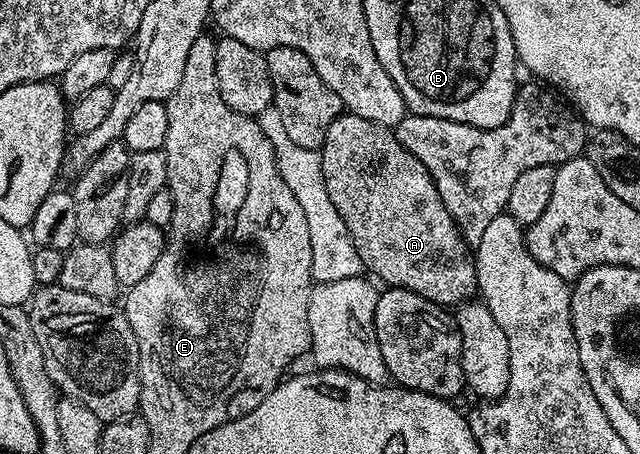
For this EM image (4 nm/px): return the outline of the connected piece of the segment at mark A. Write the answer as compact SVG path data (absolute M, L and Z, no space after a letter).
M343 113L331 121L319 154L327 193L331 193L339 217L343 217L343 225L347 225L351 233L359 257L385 285L419 293L419 297L427 297L427 301L446 309L468 303L478 294L477 265L470 244L465 242L451 213L447 213L447 205L443 205L443 197L439 197L439 189L435 189L435 181L431 173L427 173L423 161L407 153L390 128Z

